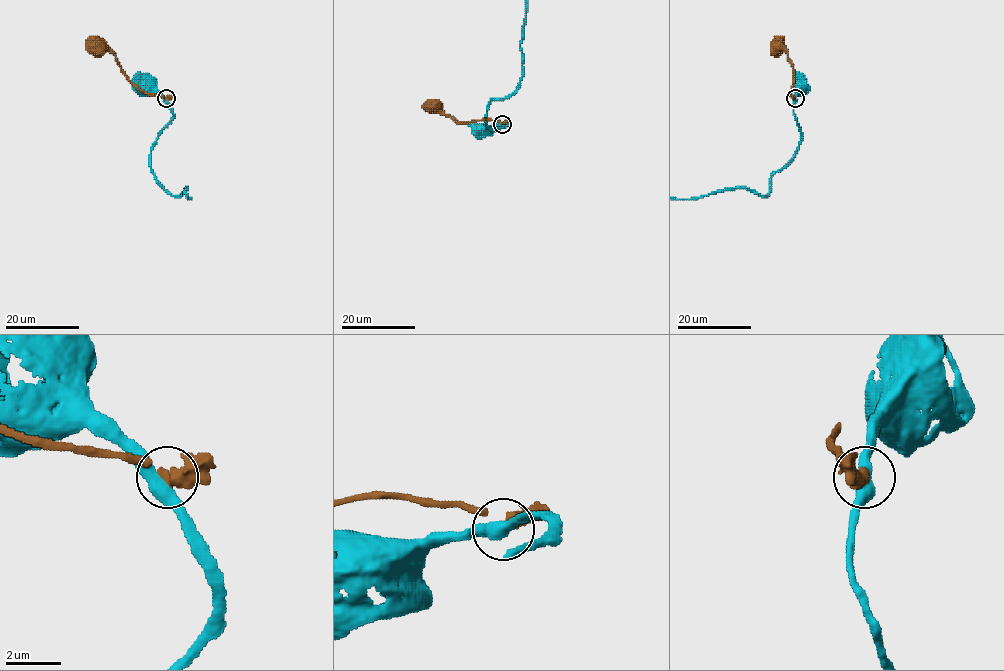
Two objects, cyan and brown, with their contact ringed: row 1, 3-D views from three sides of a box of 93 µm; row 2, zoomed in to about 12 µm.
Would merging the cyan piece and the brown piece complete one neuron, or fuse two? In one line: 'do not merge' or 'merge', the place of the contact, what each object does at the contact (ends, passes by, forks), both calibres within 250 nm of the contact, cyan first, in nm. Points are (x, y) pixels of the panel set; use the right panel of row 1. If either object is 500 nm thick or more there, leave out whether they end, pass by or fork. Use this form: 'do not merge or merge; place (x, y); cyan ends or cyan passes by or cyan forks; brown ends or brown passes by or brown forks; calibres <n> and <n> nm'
do not merge; place (795, 98); cyan passes by; brown passes by; calibres 480 and 360 nm

